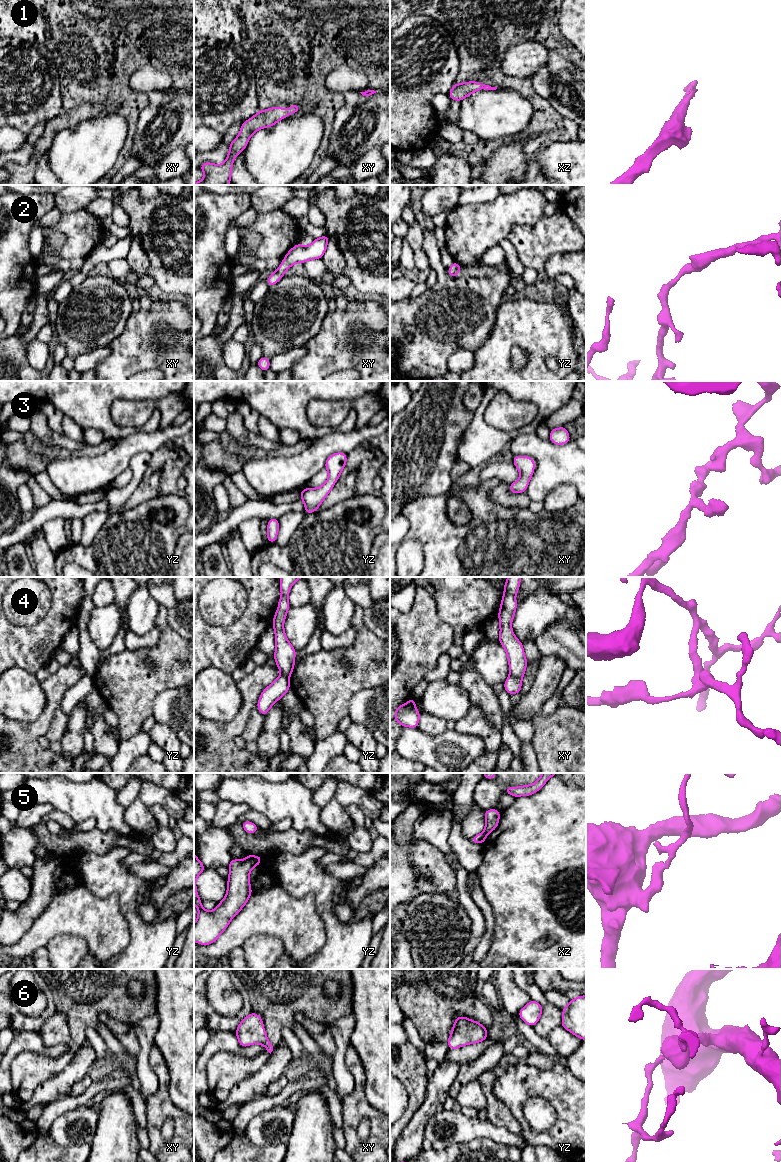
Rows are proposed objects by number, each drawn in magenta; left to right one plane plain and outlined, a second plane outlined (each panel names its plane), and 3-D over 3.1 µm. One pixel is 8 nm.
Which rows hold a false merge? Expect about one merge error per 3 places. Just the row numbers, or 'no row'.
4, 5

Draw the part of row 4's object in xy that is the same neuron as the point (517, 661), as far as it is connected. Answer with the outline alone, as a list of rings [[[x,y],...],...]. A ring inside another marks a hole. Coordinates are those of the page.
[[[508,577],[503,588],[504,595],[501,599],[501,606],[498,611],[500,623],[499,642],[507,652],[510,676],[523,678],[527,667],[523,643],[514,635],[511,623],[518,606],[515,596],[520,587],[521,577]]]

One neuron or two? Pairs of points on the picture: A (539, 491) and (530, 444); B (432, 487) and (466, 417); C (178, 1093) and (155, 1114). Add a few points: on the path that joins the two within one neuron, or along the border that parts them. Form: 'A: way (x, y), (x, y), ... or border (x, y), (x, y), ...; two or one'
A: way (541, 479), (541, 456); one
B: way (432, 470), (449, 434); one
C: border (169, 1076), (169, 1097), (183, 1111); two

